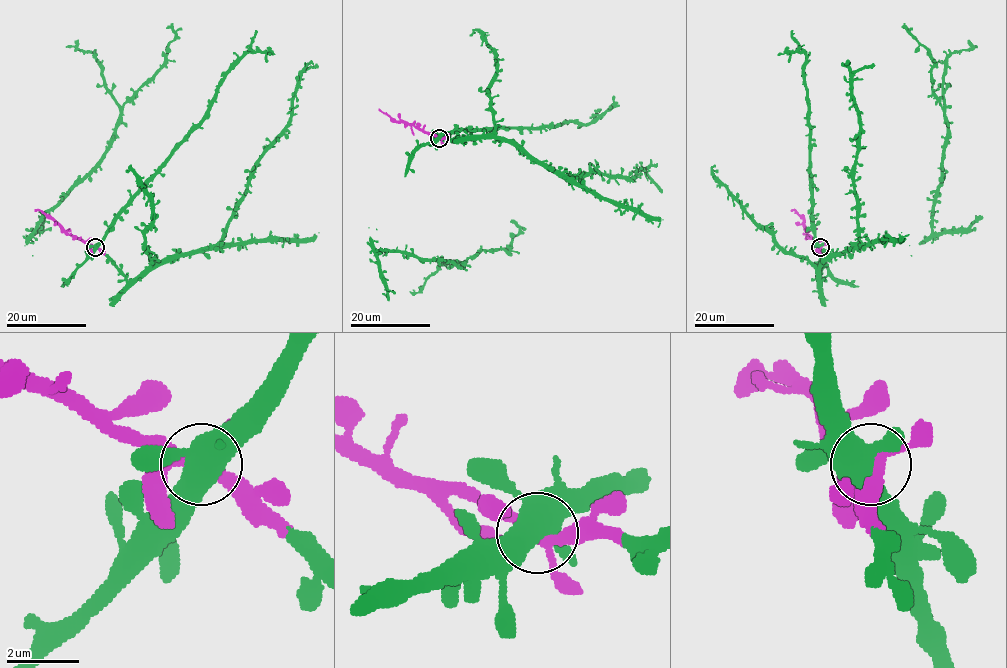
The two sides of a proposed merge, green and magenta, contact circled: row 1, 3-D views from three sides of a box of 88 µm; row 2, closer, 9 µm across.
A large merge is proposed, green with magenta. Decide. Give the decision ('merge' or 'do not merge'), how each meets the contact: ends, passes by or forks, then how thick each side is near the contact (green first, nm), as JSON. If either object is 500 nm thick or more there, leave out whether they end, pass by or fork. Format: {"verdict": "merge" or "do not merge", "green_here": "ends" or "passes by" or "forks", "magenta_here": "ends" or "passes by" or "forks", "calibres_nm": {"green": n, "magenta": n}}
{"verdict": "merge", "green_here": "forks", "magenta_here": "forks", "calibres_nm": {"green": 480, "magenta": 280}}

